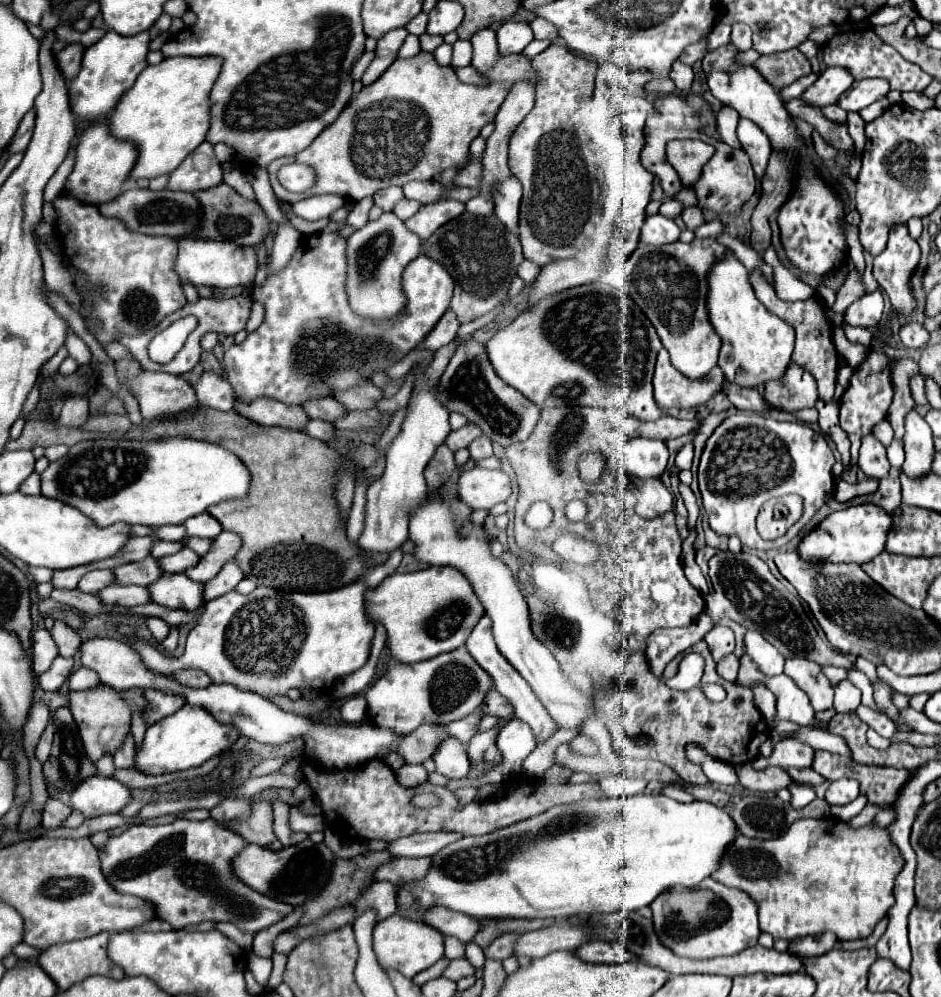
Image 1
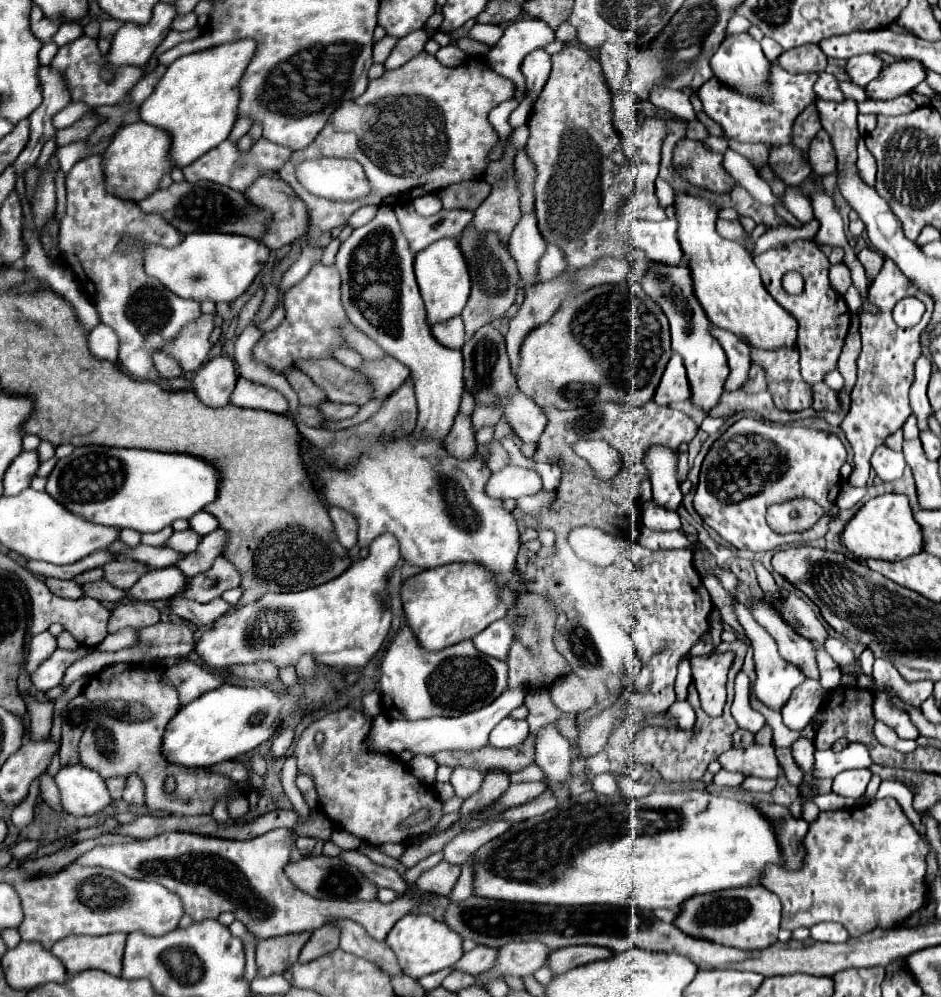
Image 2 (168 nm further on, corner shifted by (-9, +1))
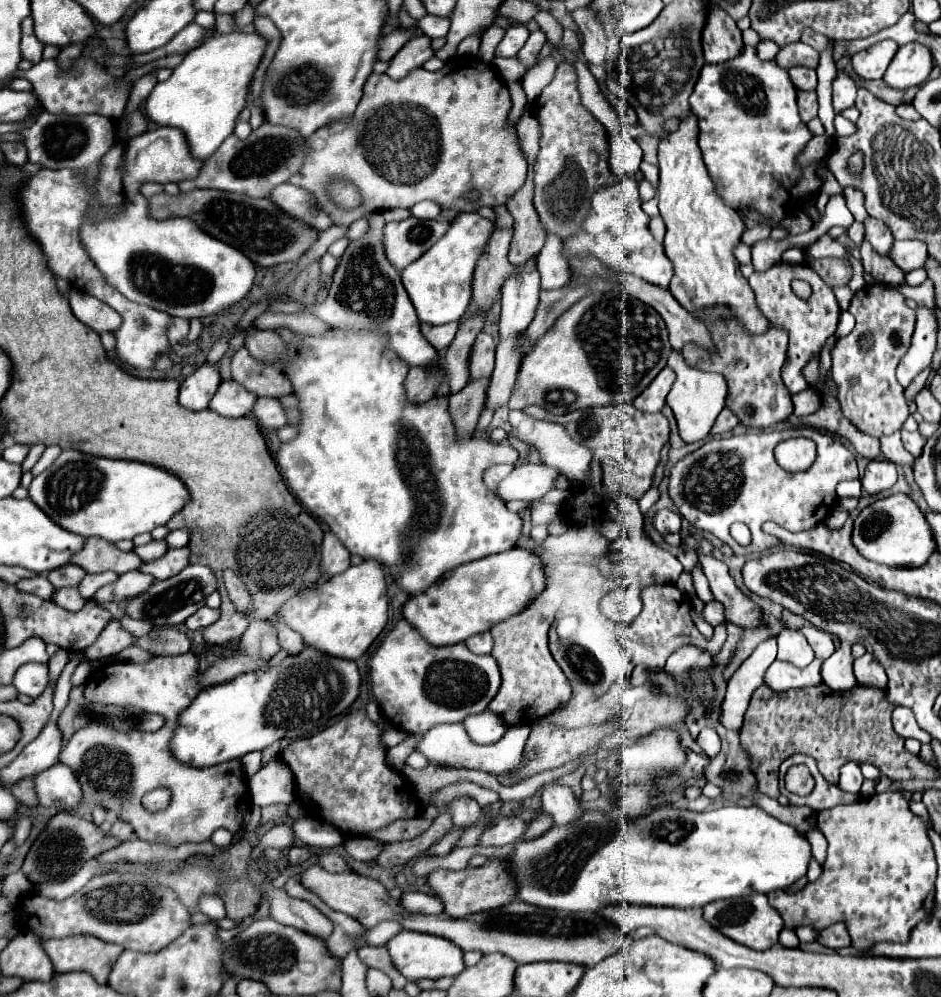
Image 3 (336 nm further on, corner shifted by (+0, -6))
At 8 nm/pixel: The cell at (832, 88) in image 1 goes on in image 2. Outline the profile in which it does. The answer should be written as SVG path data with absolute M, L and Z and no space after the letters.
M862 54L862 56L852 56L846 64L846 74L850 82L856 86L864 88L870 80L874 80L882 70L882 60L876 54Z

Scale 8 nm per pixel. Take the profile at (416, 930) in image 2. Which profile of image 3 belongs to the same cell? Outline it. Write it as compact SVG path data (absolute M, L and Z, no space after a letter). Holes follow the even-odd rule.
M401 931L397 933L389 943L389 953L395 969L407 977L409 981L415 979L441 979L445 975L433 975L433 973L461 973L465 969L463 963L463 951L449 939L427 935L427 933L413 933L413 931ZM417 973L417 975L413 975Z

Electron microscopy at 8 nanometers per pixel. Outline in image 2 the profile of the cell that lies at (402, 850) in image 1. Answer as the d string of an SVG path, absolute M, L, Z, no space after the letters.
M494 820L490 824L484 824L482 828L460 832L442 850L444 860L450 864L464 864L480 846L484 846L486 842L504 834L510 826L512 826L512 822L508 822L508 820Z

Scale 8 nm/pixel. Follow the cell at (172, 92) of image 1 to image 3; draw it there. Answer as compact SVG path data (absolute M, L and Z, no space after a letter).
M233 31L227 35L219 35L219 33L213 35L201 47L191 49L183 57L181 65L173 69L173 75L167 81L161 81L155 85L155 89L151 91L151 95L147 97L147 103L145 103L147 119L151 119L157 125L169 125L169 127L181 129L189 141L191 153L197 159L207 159L233 133L237 117L247 105L249 85L253 81L253 73L257 71L257 65L261 63L263 55L265 55L265 49L267 49L267 39L261 37L259 33Z

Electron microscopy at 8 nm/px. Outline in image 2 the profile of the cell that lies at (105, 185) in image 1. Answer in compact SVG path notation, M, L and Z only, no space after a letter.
M144 122L120 126L102 154L106 192L134 202L150 196L154 190L158 190L158 182L162 174L170 170L168 148L170 148L170 138L160 128L154 128Z

